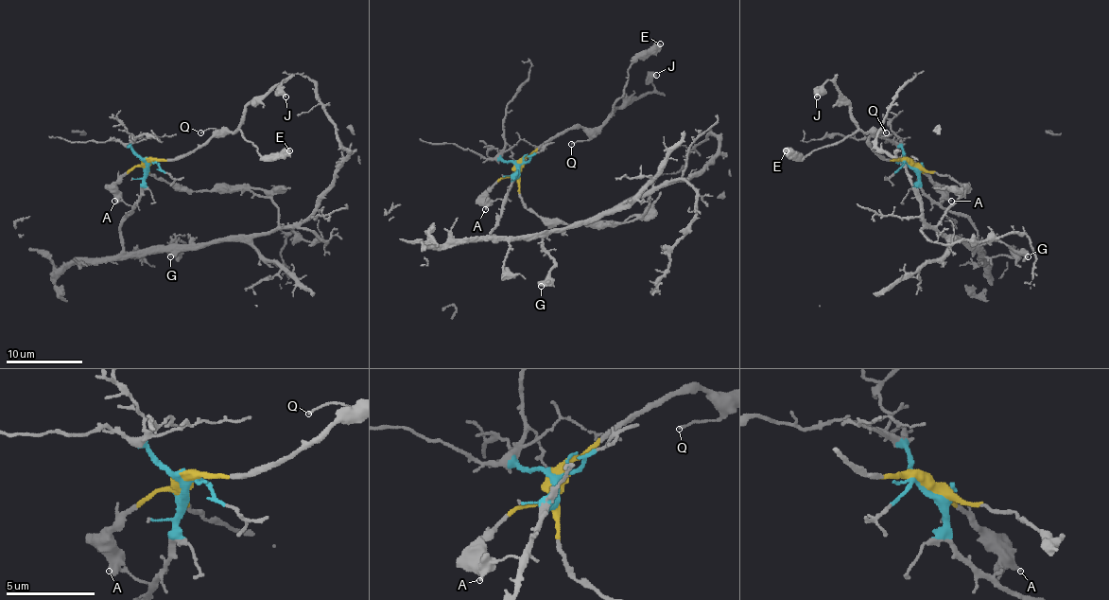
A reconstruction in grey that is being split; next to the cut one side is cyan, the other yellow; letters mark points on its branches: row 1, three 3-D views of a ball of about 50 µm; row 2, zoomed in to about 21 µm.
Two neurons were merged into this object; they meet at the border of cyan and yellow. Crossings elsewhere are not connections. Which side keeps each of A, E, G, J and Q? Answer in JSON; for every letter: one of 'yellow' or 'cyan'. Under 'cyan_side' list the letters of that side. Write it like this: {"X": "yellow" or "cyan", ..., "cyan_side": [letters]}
{"A": "yellow", "E": "yellow", "G": "cyan", "J": "yellow", "Q": "yellow", "cyan_side": ["G"]}

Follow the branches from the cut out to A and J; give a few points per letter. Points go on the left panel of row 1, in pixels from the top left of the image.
A: (147, 163), (133, 167), (122, 178), (116, 185), (114, 202)
J: (147, 163), (177, 159), (201, 148), (214, 136), (227, 134), (238, 127), (246, 108), (284, 80), (285, 97)

